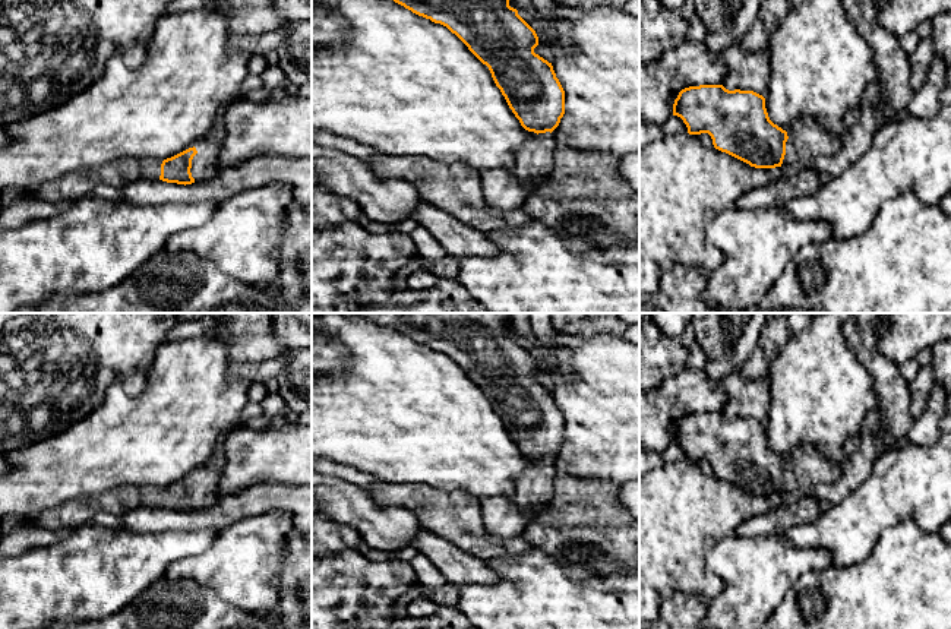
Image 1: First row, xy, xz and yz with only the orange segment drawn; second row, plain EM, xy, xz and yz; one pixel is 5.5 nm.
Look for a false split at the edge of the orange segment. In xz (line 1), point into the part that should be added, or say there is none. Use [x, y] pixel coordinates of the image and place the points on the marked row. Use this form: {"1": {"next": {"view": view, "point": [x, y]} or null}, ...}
{"1": {"next": {"view": "xz", "point": [504, 189]}}}

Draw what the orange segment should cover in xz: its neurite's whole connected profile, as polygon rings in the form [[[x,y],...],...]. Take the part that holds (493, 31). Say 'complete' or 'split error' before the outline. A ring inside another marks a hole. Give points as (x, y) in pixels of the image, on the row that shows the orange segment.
split error | [[[394,0],[413,13],[446,26],[468,50],[489,67],[496,86],[521,126],[535,136],[518,146],[512,168],[481,170],[484,202],[496,211],[521,209],[531,184],[549,180],[553,171],[556,140],[552,132],[565,114],[565,91],[552,63],[534,53],[538,45],[535,31],[509,6],[509,0]]]

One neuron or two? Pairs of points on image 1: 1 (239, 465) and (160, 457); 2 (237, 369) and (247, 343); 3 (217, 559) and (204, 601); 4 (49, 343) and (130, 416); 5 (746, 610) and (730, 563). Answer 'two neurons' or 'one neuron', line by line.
1: two neurons
2: two neurons
3: two neurons
4: two neurons
5: one neuron

